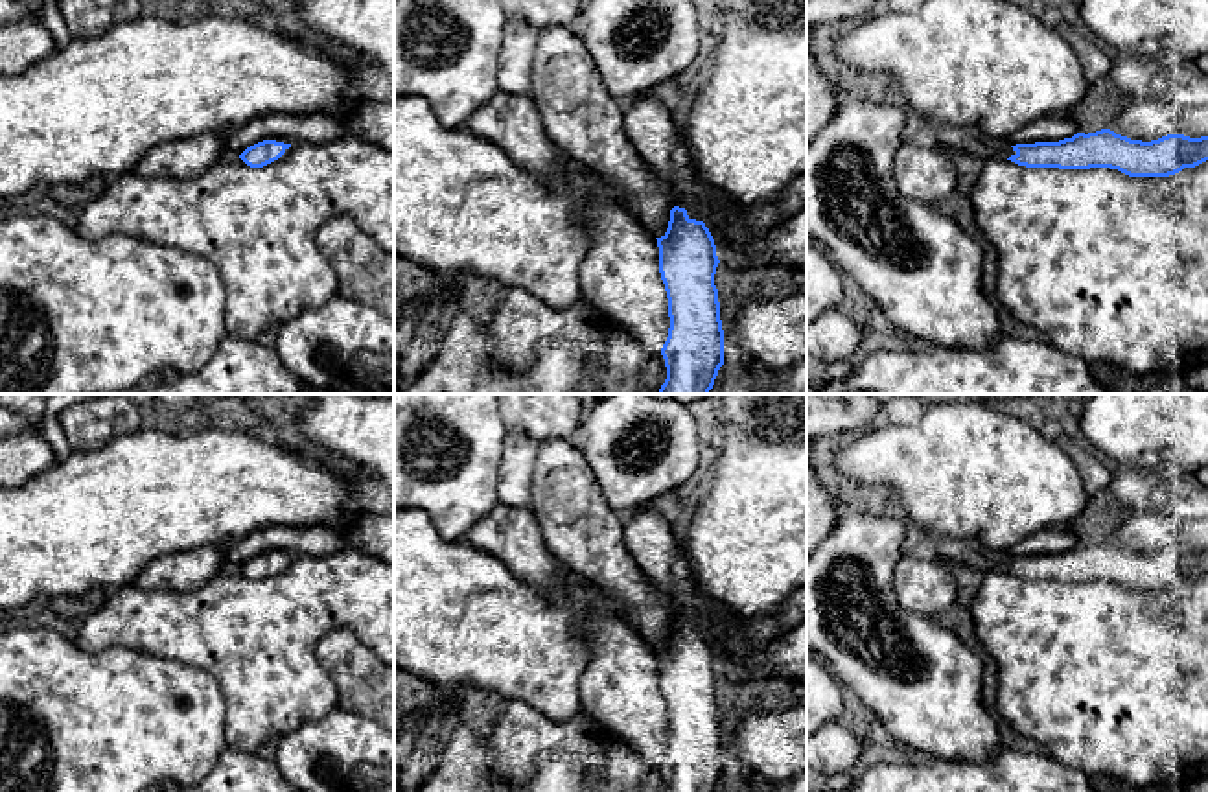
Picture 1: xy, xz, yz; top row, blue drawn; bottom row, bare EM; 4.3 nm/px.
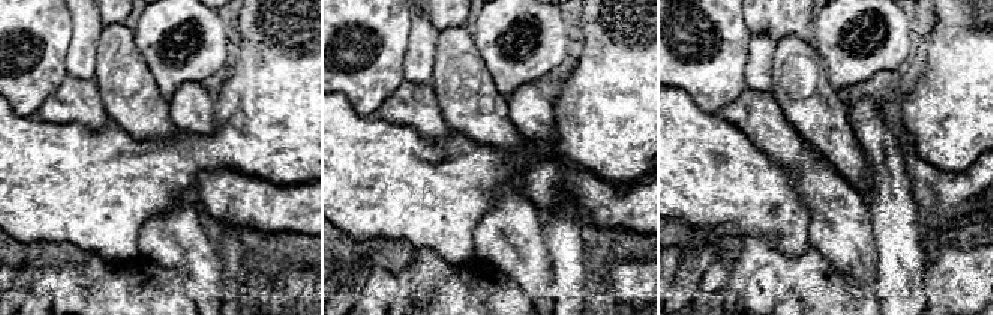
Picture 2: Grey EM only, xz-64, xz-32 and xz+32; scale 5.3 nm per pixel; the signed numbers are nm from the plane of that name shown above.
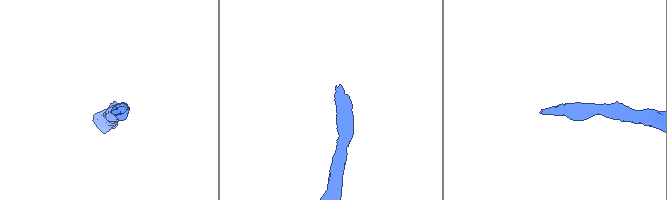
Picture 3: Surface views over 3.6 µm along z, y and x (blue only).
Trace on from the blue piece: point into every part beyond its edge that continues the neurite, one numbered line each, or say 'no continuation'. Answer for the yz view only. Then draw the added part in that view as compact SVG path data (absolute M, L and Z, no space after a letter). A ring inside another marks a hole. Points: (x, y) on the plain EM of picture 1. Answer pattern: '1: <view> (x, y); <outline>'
1: yz (969, 551); M934 536L926 540L923 551L926 551L932 558L963 562L983 573L987 571L1007 573L1011 567L1016 567L1016 564L1011 560L1007 553L1002 554L993 549L985 549L980 545L978 540L972 538Z

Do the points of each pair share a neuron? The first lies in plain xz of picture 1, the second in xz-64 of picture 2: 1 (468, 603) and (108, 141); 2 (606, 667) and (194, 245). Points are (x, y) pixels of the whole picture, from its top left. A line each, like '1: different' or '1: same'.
1: same
2: same

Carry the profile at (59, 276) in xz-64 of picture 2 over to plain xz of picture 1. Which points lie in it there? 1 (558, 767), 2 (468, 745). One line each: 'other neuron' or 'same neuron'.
1: same neuron
2: same neuron

